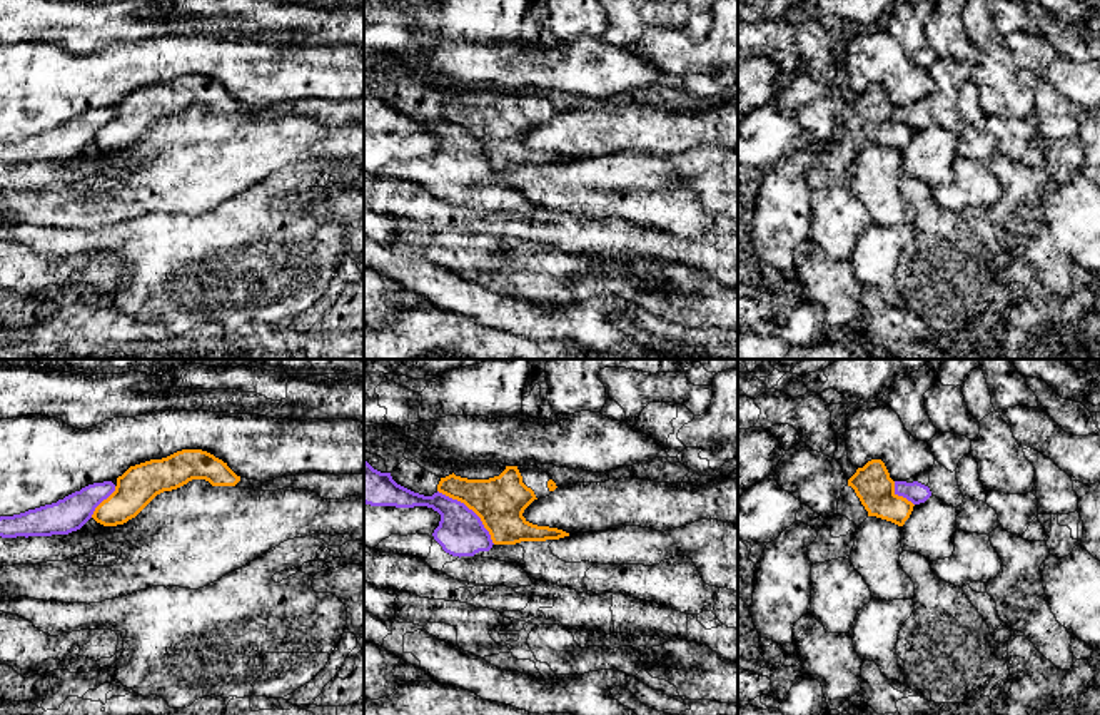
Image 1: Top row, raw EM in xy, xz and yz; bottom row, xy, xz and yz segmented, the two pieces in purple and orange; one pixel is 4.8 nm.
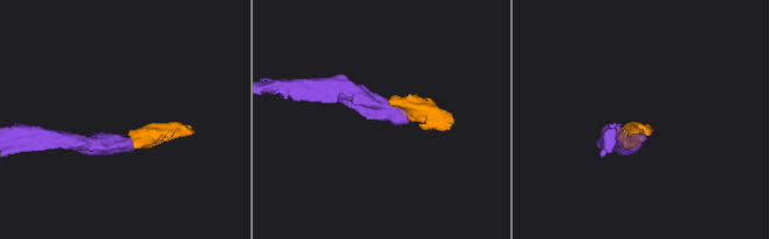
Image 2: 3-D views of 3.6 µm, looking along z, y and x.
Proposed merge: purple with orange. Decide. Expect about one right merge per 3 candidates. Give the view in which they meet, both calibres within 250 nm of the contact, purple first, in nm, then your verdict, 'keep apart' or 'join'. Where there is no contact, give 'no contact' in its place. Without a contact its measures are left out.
contact in xz; calibres 220 and 240 nm; keep apart

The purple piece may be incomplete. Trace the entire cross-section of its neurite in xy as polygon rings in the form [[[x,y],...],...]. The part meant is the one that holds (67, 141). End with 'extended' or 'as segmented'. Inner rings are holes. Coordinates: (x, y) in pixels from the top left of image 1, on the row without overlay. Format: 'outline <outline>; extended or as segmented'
outline [[[112,107],[93,109],[57,129],[13,142],[0,142],[0,162],[52,162],[80,155],[95,134],[115,117]]]; as segmented

